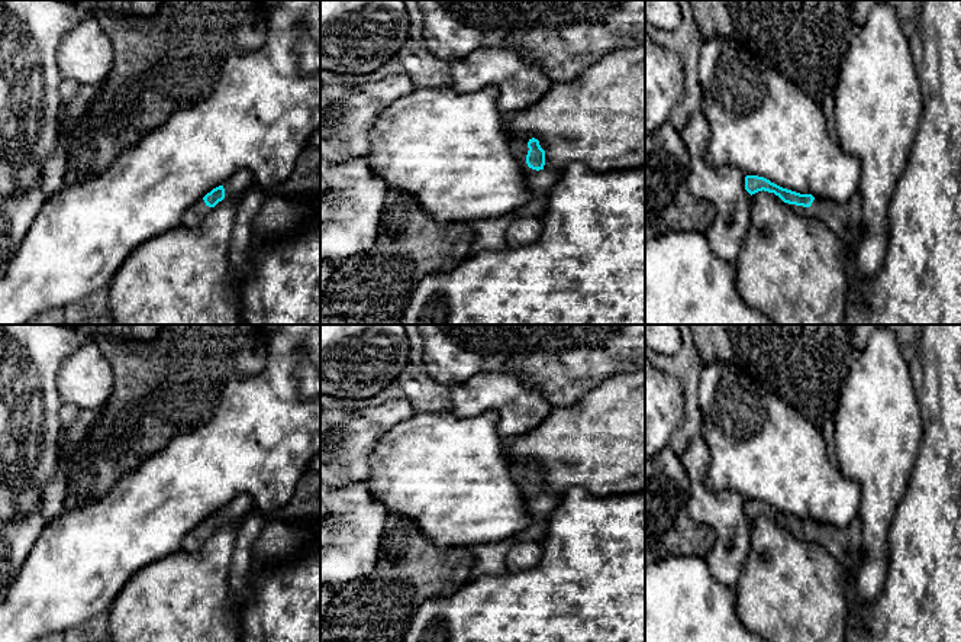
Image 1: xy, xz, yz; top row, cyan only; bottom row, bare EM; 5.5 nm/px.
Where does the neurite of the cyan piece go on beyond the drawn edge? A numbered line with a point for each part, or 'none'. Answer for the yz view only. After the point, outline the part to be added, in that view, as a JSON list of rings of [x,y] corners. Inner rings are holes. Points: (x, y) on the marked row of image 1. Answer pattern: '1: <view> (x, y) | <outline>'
1: yz (841, 219) | [[[852,196],[839,204],[826,199],[815,199],[810,207],[793,204],[797,214],[823,222],[836,236],[846,243],[855,243],[858,235],[854,229],[861,223],[862,199]]]

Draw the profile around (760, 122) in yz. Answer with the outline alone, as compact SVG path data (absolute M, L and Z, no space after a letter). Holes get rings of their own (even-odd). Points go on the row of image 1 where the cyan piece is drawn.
M710 39L702 45L699 81L703 94L702 113L710 128L704 154L709 165L736 167L745 175L764 177L783 188L839 204L846 203L860 190L861 162L829 138L822 106L767 62L731 39Z

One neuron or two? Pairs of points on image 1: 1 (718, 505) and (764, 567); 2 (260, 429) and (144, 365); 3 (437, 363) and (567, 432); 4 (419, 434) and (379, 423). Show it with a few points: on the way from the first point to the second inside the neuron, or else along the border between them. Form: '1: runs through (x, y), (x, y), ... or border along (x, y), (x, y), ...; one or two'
1: border along (751, 520), (751, 547), (738, 580); two
2: border along (234, 376), (218, 407), (194, 429); two
3: border along (561, 405), (555, 407); two
4: border along (413, 413), (394, 425), (380, 439), (371, 454); two

